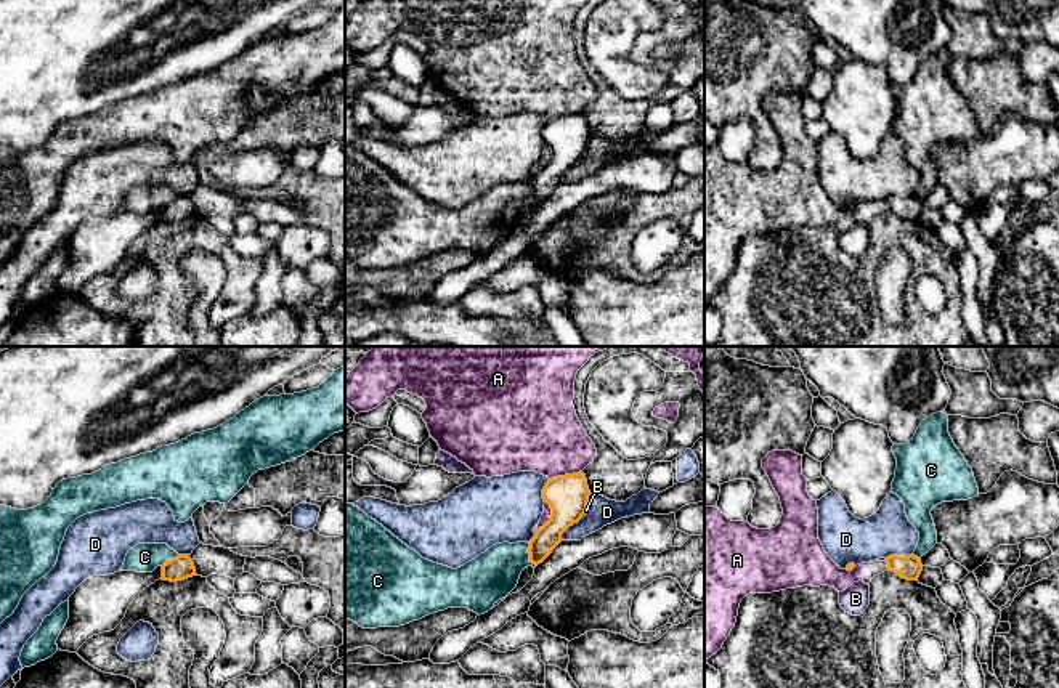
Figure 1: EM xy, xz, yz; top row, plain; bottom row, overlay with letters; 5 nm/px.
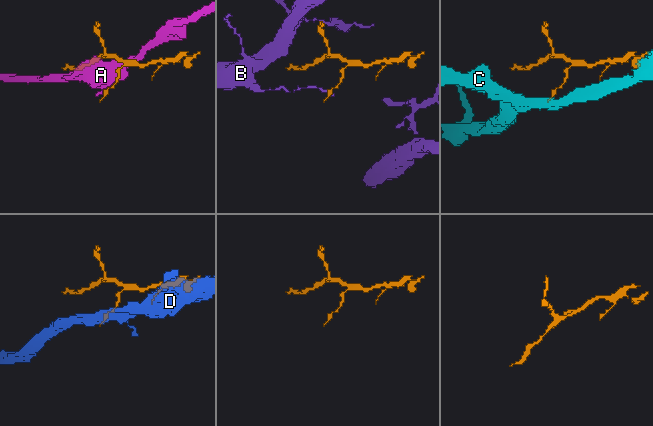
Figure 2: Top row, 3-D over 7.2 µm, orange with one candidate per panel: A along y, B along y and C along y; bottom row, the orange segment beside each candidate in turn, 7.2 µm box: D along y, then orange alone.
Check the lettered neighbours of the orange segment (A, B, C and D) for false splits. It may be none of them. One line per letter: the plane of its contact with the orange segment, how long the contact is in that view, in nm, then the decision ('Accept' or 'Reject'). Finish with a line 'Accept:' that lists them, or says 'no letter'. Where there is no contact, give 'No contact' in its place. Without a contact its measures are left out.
A: Touches orange in xz. Shared border 180 nm. Reject
B: Touches orange in xz. Shared border 50 nm. Reject
C: Touches orange in xz. Shared border 130 nm. Reject
D: Touches orange in yz. Shared border 140 nm. Reject
Accept: no letter

